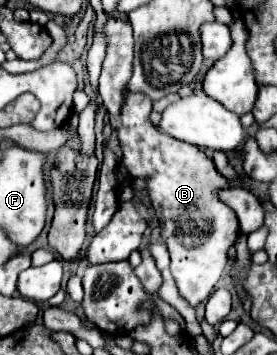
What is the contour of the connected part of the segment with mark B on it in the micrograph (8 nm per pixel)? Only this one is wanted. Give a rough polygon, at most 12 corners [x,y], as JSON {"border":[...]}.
{"border":[[125,94],[123,166],[147,182],[191,306],[209,300],[239,236],[201,148],[157,130]]}

